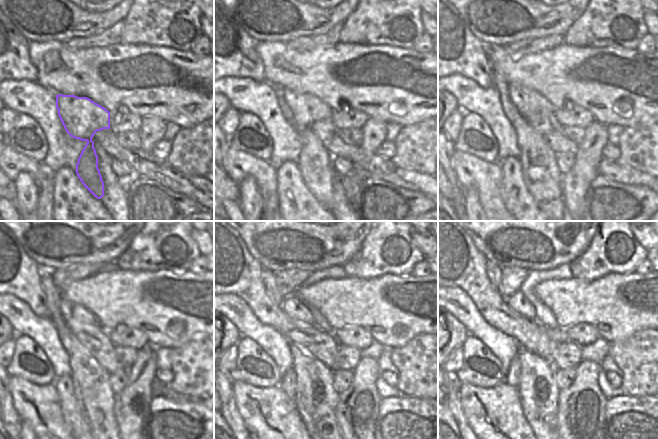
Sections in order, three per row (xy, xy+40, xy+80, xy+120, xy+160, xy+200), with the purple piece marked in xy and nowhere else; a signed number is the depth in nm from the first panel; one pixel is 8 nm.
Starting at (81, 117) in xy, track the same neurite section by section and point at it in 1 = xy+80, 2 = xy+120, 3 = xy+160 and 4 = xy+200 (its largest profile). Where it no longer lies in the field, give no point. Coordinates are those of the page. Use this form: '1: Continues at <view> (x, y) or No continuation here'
1: Continues at xy+80 (541, 174)
2: Continues at xy+120 (95, 399)
3: Continues at xy+160 (316, 399)
4: Continues at xy+200 (538, 391).

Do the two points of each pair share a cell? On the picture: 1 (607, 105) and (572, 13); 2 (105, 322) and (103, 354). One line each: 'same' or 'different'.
1: different
2: different

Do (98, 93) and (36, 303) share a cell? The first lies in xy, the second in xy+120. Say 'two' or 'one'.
two

